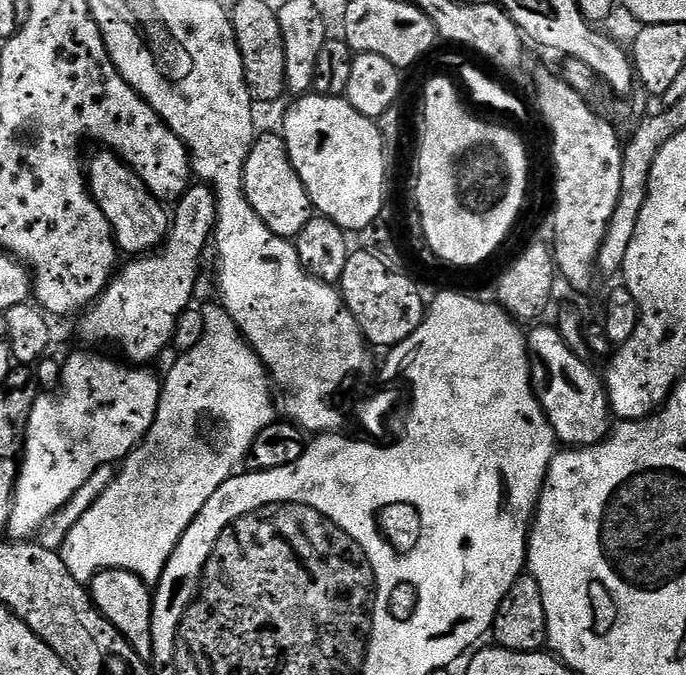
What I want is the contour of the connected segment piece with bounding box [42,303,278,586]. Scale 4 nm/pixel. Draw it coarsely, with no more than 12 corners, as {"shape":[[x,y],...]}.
{"shape":[[219,303],[154,422],[44,524],[91,585],[149,586],[277,419]]}

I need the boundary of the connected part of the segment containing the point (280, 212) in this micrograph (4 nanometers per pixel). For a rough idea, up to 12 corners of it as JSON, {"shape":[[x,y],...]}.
{"shape":[[280,134],[257,136],[244,193],[274,234],[294,238],[312,200]]}

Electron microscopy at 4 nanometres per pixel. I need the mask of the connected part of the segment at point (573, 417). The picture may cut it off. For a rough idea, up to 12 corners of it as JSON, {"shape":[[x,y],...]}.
{"shape":[[556,326],[526,336],[561,445],[589,448],[614,417],[605,381]]}

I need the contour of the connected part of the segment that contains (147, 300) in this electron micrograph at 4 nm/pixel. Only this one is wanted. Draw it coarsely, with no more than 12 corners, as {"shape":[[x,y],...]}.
{"shape":[[196,182],[168,238],[113,275],[79,317],[89,345],[136,366],[172,344],[216,230]]}

